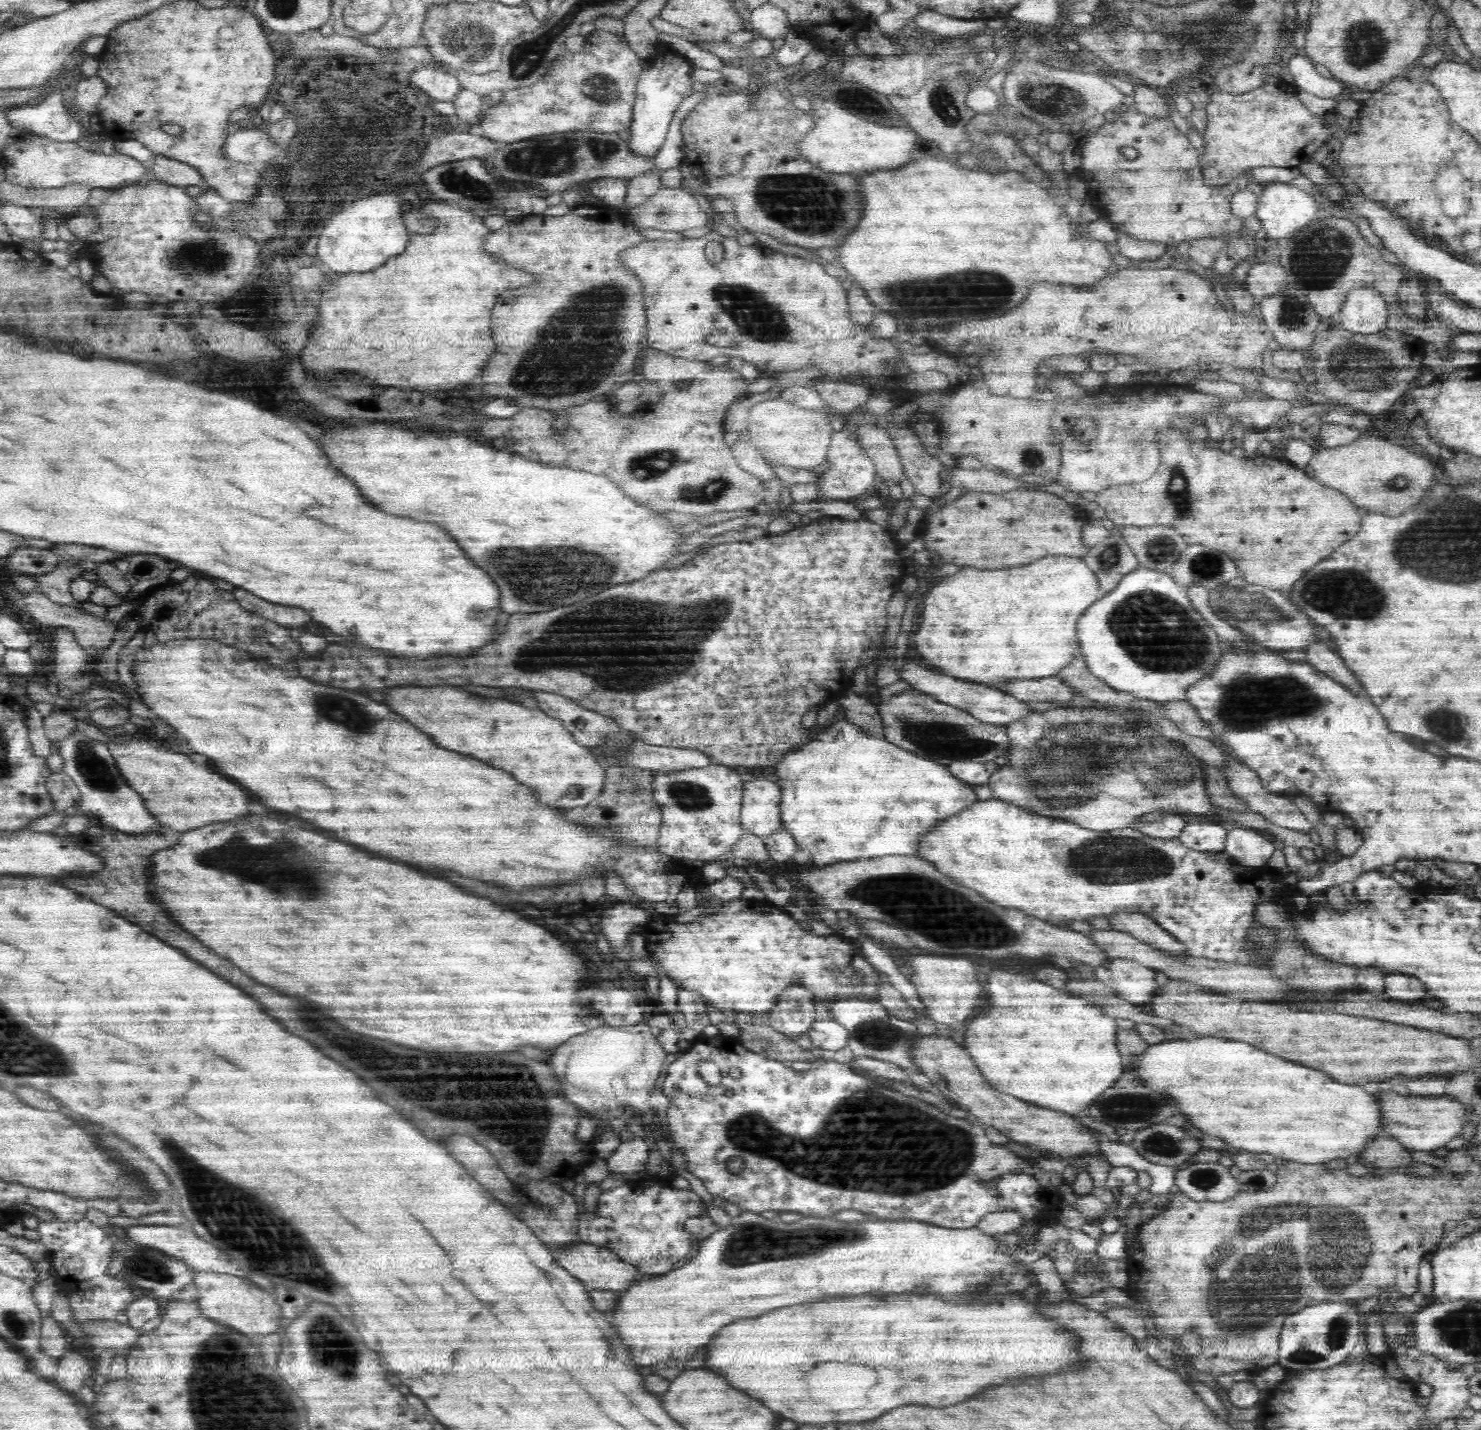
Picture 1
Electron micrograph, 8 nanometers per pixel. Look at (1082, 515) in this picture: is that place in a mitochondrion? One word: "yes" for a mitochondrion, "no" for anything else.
no

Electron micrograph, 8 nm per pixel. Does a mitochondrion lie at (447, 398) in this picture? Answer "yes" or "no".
no

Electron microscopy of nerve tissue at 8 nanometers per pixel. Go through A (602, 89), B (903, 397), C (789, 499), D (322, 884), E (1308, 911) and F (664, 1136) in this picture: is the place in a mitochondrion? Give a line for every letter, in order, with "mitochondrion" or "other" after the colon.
A: mitochondrion
B: other
C: other
D: mitochondrion
E: other
F: other

